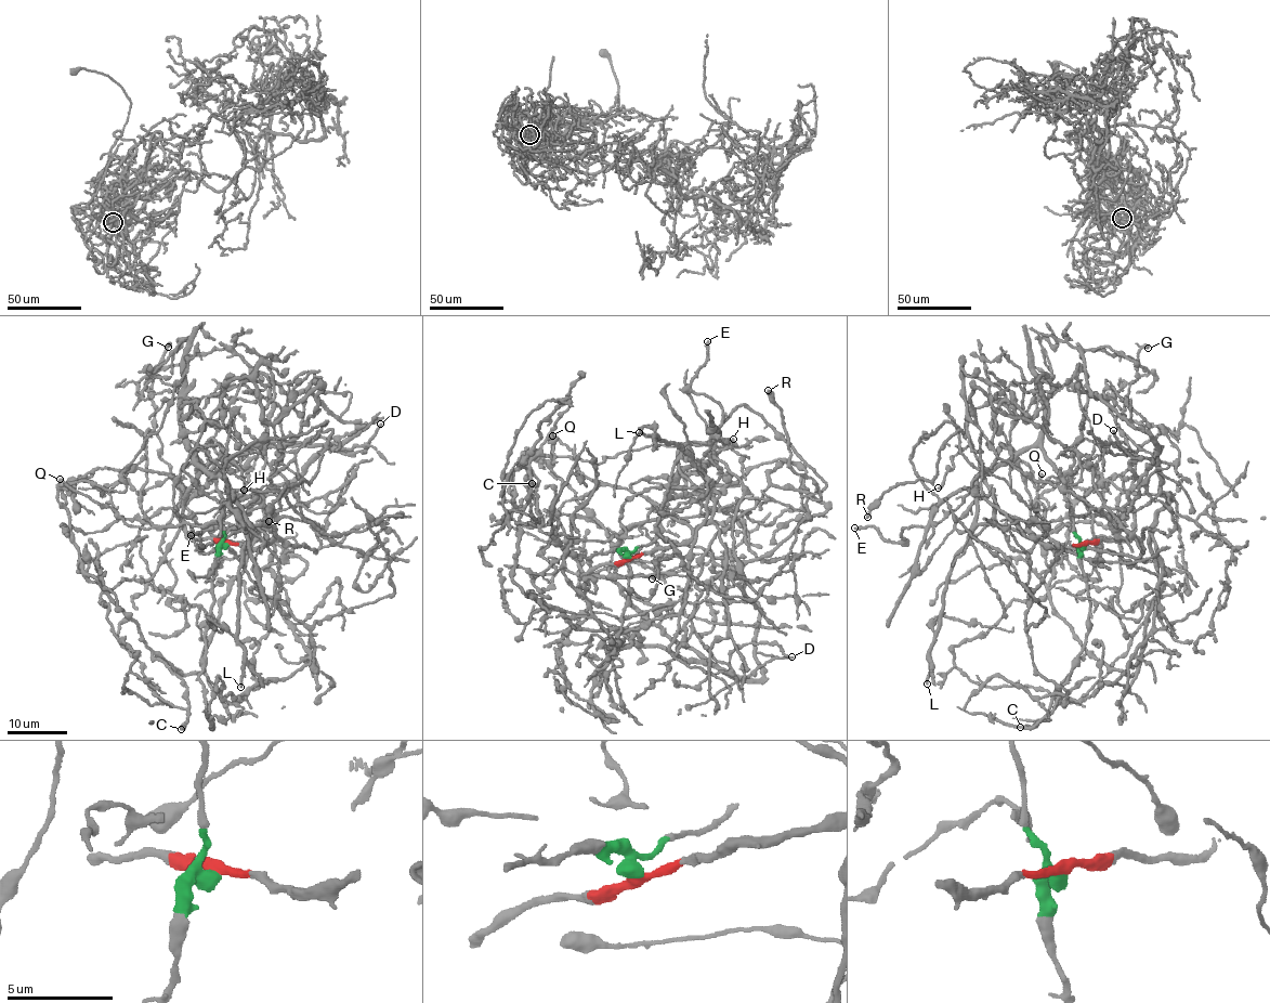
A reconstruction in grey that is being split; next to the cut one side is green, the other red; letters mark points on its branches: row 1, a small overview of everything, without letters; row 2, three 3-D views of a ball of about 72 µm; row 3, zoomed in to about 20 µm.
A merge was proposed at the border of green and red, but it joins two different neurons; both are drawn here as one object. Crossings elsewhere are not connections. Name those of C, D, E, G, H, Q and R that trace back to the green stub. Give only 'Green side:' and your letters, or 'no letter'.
Green side: E, R

